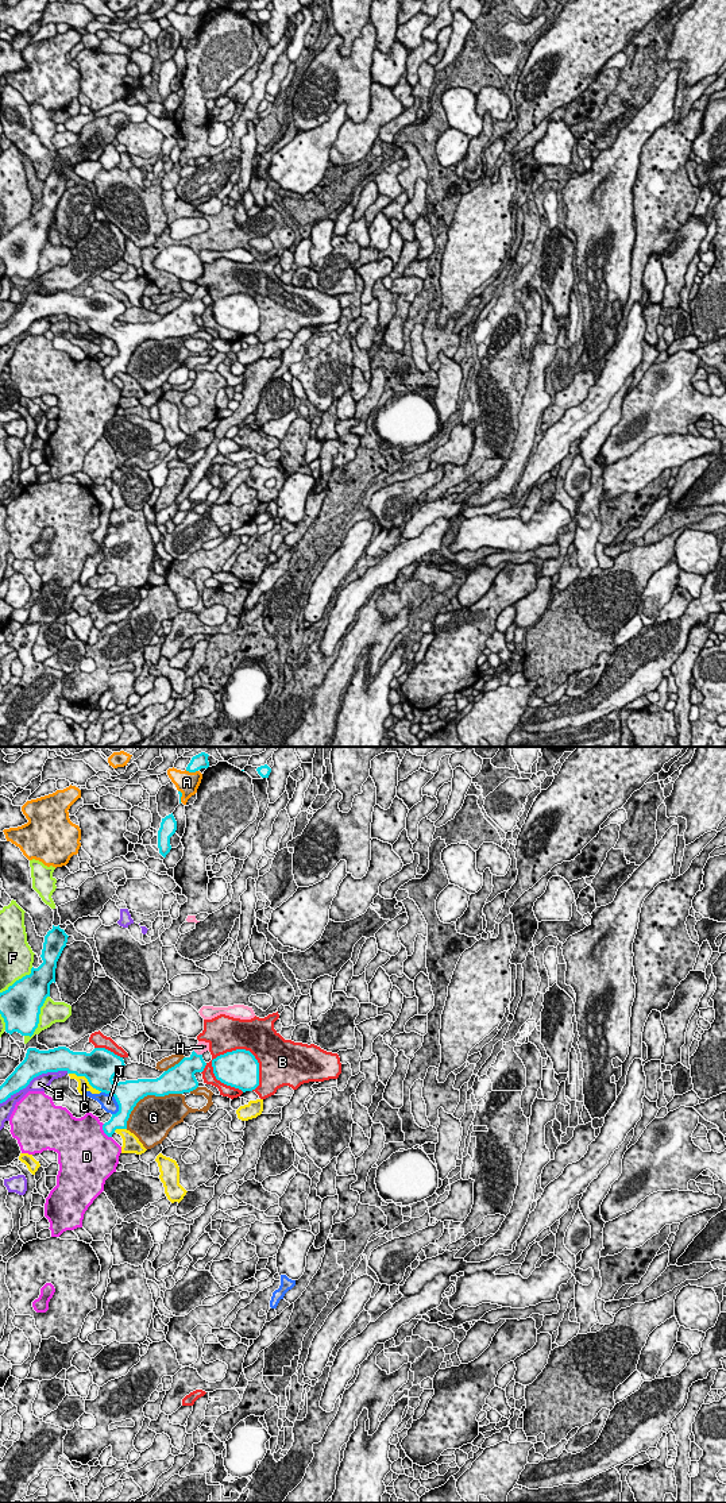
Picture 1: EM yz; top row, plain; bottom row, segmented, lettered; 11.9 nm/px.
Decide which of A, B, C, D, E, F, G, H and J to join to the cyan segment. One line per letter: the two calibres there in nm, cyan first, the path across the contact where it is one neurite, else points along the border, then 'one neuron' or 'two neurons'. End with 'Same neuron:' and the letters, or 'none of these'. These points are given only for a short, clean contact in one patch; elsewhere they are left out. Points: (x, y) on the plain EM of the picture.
A: 160/260 nm | two neurons
B: 460/420 nm | two neurons
C: 400/130 nm | two neurons
D: 190/500 nm | two neurons
E: 300/180 nm | two neurons
F: 480/260 nm | two neurons
G: 320/460 nm | two neurons
H: 240/140 nm | across yz (185, 313), (196, 297), (201, 291) | one neuron
J: 320/190 nm | two neurons
Same neuron: H

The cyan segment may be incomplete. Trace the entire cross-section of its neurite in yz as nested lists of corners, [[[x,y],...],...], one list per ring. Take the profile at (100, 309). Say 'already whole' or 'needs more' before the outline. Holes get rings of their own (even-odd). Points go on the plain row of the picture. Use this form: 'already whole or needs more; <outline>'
needs more; [[[198,285],[189,301],[184,301],[159,321],[115,327],[113,320],[124,313],[125,308],[123,301],[105,292],[94,292],[90,297],[73,296],[66,290],[49,294],[28,292],[24,304],[0,329],[0,347],[26,332],[42,317],[66,315],[85,320],[93,332],[112,339],[119,348],[119,355],[103,369],[104,377],[112,381],[116,373],[127,373],[131,355],[144,340],[165,340],[196,334],[198,325],[194,317],[204,315],[206,307],[202,297],[206,294],[209,294],[209,286]]]

